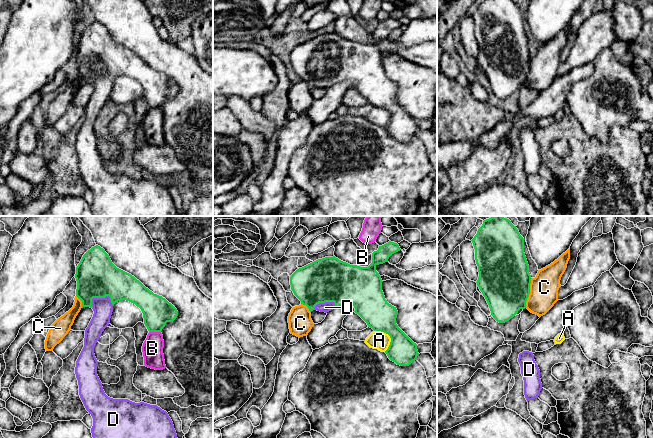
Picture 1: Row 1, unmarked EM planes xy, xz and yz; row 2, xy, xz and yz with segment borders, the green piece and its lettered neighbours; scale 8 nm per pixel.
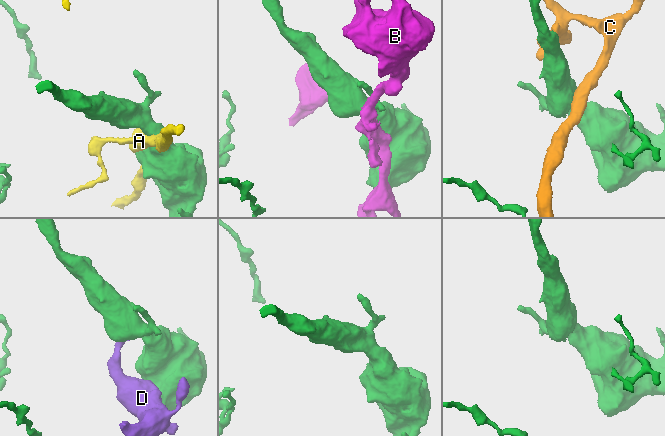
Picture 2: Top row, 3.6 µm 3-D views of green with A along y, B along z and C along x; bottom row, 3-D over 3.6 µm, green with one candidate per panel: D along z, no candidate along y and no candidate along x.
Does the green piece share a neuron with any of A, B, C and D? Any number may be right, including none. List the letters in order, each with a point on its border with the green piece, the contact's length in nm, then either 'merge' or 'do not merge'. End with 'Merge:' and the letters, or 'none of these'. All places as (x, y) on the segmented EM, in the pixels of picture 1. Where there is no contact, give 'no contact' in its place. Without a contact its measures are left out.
A: meets green in xz at (389, 335); contact 200 nm long; do not merge
B: meets green in xy at (155, 331); contact 100 nm long; do not merge
C: meets green in yz at (529, 293); contact 240 nm long; do not merge
D: meets green in xy at (104, 297); contact 180 nm long; merge
Merge: D

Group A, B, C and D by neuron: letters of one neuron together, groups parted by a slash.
A / B / C / D

